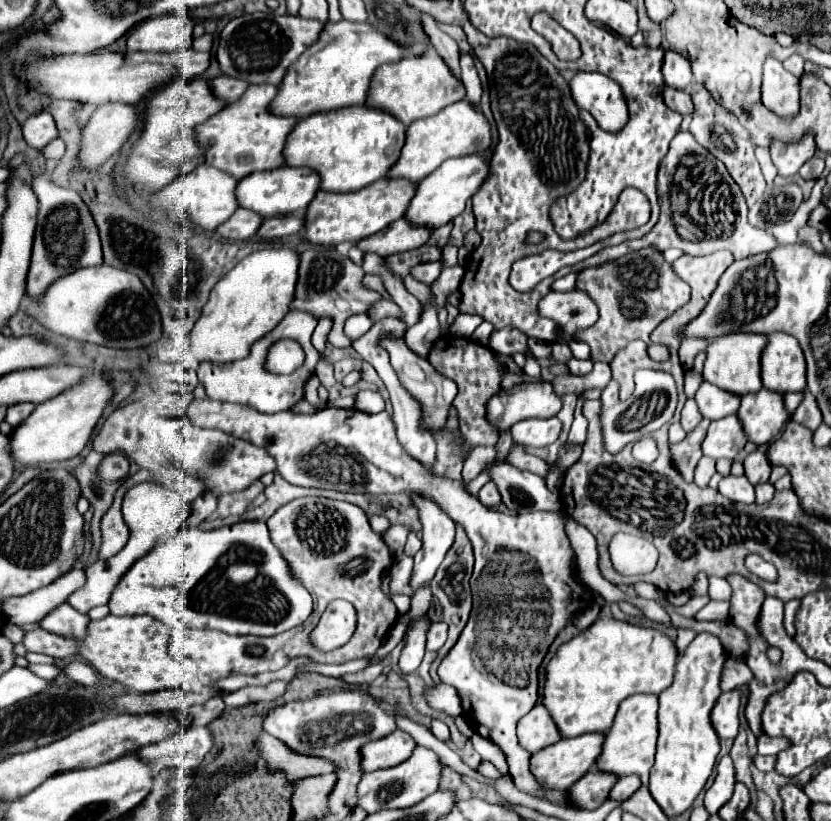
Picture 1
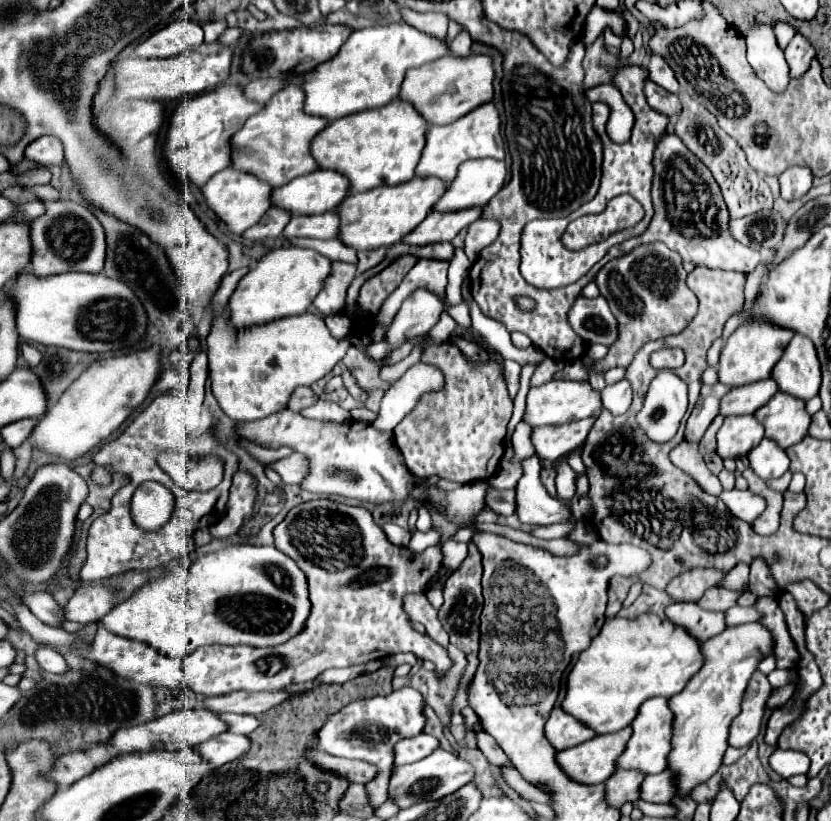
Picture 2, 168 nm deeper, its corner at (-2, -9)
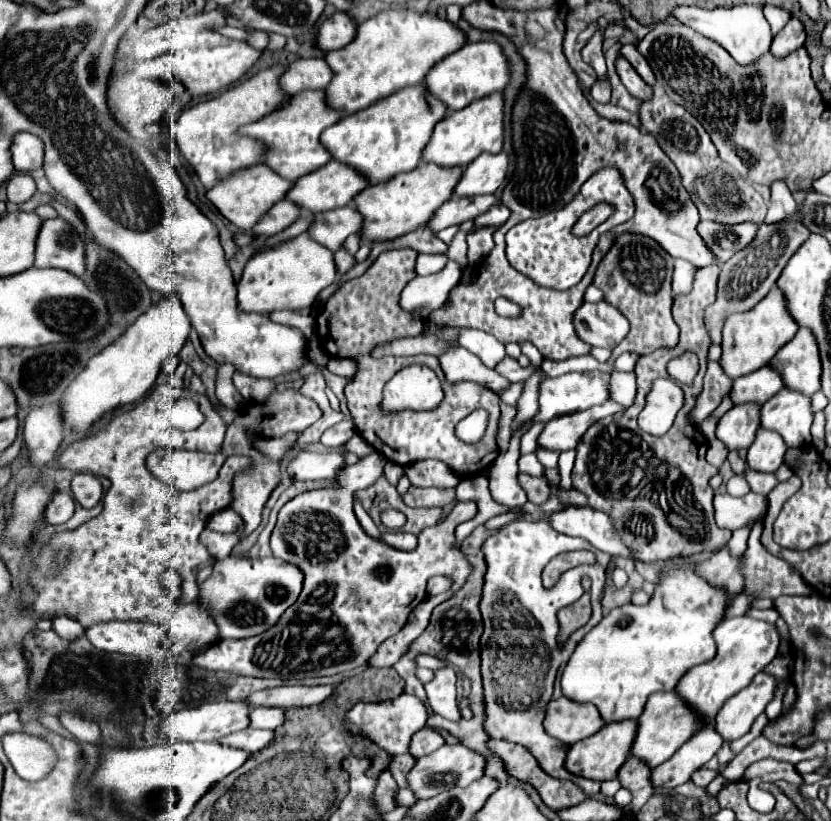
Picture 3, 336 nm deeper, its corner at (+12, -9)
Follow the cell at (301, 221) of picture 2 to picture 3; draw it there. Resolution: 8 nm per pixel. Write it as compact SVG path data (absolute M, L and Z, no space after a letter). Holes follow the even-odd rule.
M345 205L325 213L313 213L313 221L309 225L309 235L317 239L317 243L337 251L341 243L361 229L361 215L355 211L353 205Z

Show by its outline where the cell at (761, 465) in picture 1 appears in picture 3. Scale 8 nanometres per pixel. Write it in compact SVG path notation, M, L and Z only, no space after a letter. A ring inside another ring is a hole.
M759 429L755 435L755 441L747 451L747 465L753 467L753 471L775 473L783 463L785 451L787 451L787 445L781 439L781 435L777 435L775 431Z

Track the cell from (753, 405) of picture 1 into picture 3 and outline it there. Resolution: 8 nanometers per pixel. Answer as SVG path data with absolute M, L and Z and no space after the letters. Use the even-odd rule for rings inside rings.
M785 387L761 405L761 427L777 431L789 447L805 447L811 443L811 423L811 399L799 391Z

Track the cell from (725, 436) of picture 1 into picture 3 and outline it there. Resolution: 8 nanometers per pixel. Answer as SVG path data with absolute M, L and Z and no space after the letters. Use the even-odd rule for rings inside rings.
M755 403L735 405L729 409L717 423L717 439L723 441L729 451L747 449L755 439L755 431L759 429L759 409L761 405Z

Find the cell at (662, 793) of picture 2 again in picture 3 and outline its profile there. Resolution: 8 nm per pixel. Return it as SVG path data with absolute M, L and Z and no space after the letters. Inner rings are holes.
M715 727L697 731L697 735L693 735L693 739L689 739L689 743L685 743L671 759L651 771L651 785L675 789L677 785L689 781L691 775L719 751L721 743L723 739Z

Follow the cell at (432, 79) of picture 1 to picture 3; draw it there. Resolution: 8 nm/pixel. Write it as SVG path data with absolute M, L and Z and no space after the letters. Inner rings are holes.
M479 41L479 43L467 43L457 51L457 55L447 55L447 59L441 59L433 71L425 77L425 89L439 97L449 111L457 111L467 107L471 101L487 97L495 91L501 91L507 85L507 59L501 53L501 47L493 41Z

